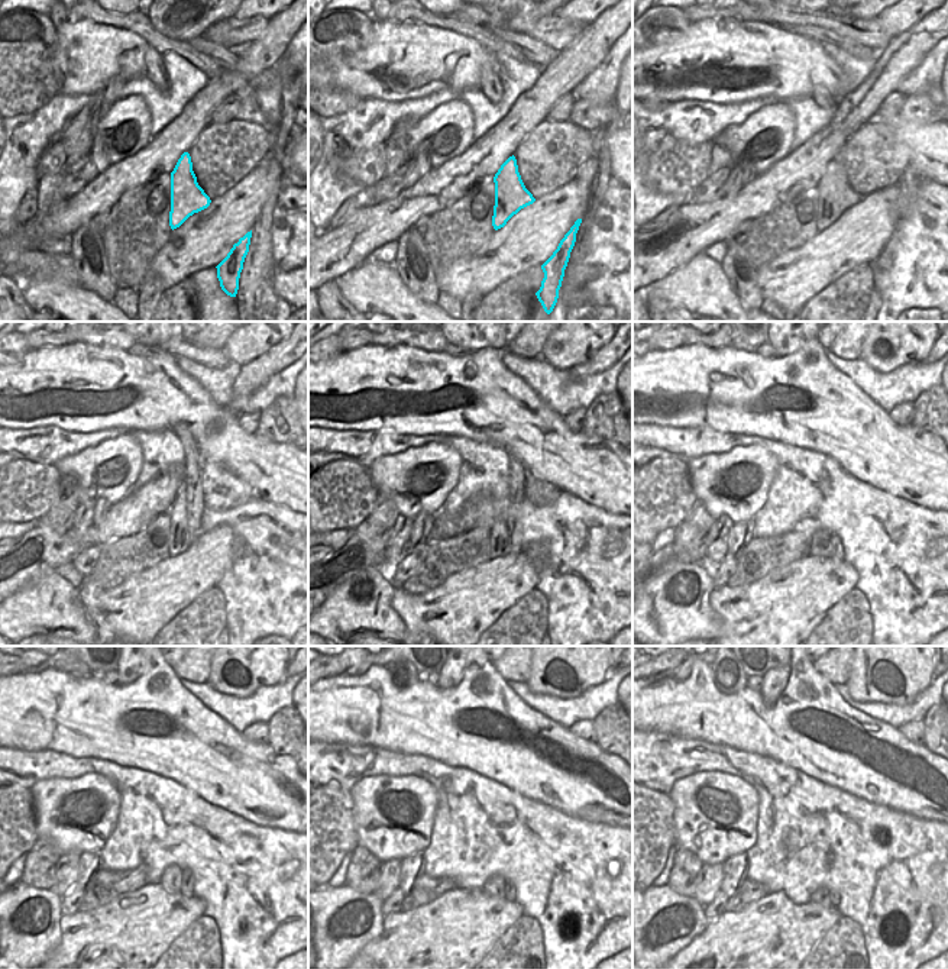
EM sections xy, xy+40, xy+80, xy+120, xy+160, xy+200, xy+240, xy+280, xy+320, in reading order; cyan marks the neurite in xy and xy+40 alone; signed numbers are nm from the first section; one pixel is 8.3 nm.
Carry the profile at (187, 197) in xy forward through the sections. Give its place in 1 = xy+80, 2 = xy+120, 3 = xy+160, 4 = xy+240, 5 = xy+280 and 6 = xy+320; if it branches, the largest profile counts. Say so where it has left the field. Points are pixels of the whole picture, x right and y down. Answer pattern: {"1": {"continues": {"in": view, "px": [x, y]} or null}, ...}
{"1": {"continues": {"in": "xy+80", "px": [835, 194]}}, "2": {"continues": {"in": "xy+120", "px": [187, 509]}}, "3": {"continues": {"in": "xy+160", "px": [500, 535]}}, "4": {"continues": {"in": "xy+240", "px": [171, 879]}}, "5": {"continues": {"in": "xy+280", "px": [495, 885]}}, "6": {"continues": {"in": "xy+320", "px": [821, 897]}}}

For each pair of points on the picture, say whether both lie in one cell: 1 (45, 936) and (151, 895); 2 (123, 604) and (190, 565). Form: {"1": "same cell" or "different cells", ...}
{"1": "different cells", "2": "same cell"}

